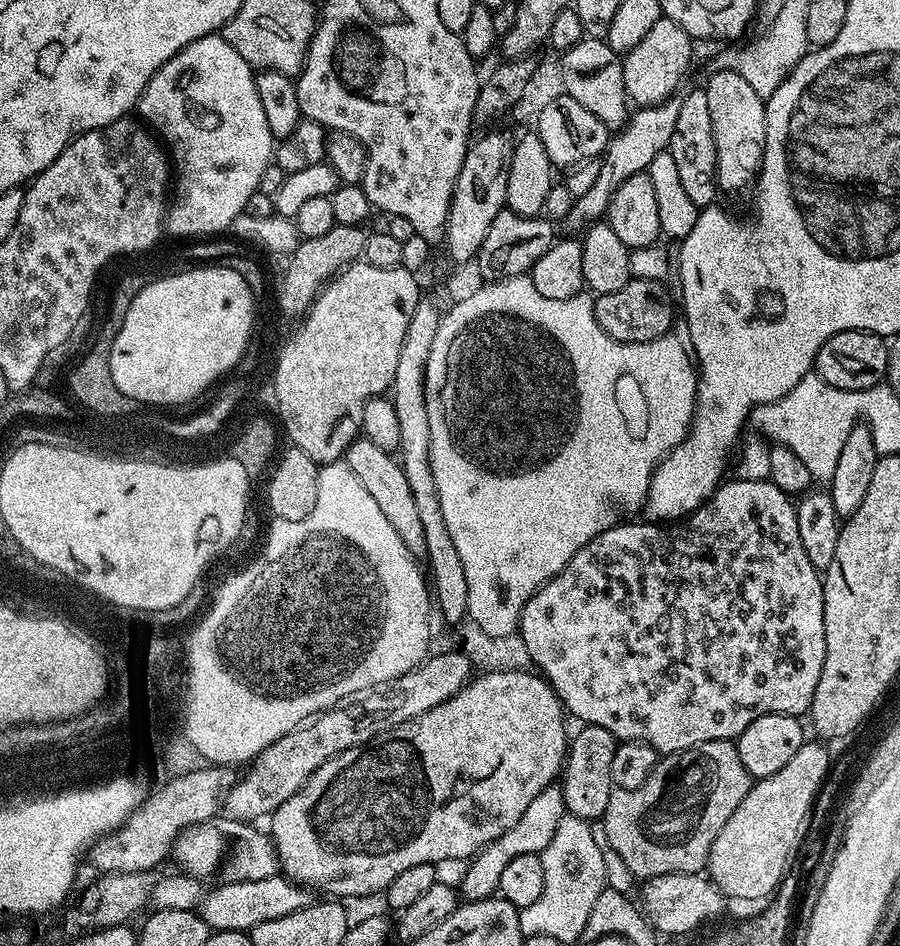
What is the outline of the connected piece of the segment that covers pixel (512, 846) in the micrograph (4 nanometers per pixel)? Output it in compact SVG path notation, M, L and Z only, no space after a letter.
M559 783L550 785L530 806L526 806L522 818L506 830L497 840L492 840L486 847L481 848L475 856L467 861L468 869L464 872L464 877L458 883L458 892L465 901L485 900L487 896L493 895L499 889L502 870L506 870L506 865L514 858L522 854L539 854L550 846L550 838L554 838L554 830L558 830L558 822L562 822L565 816L564 811L564 790Z

